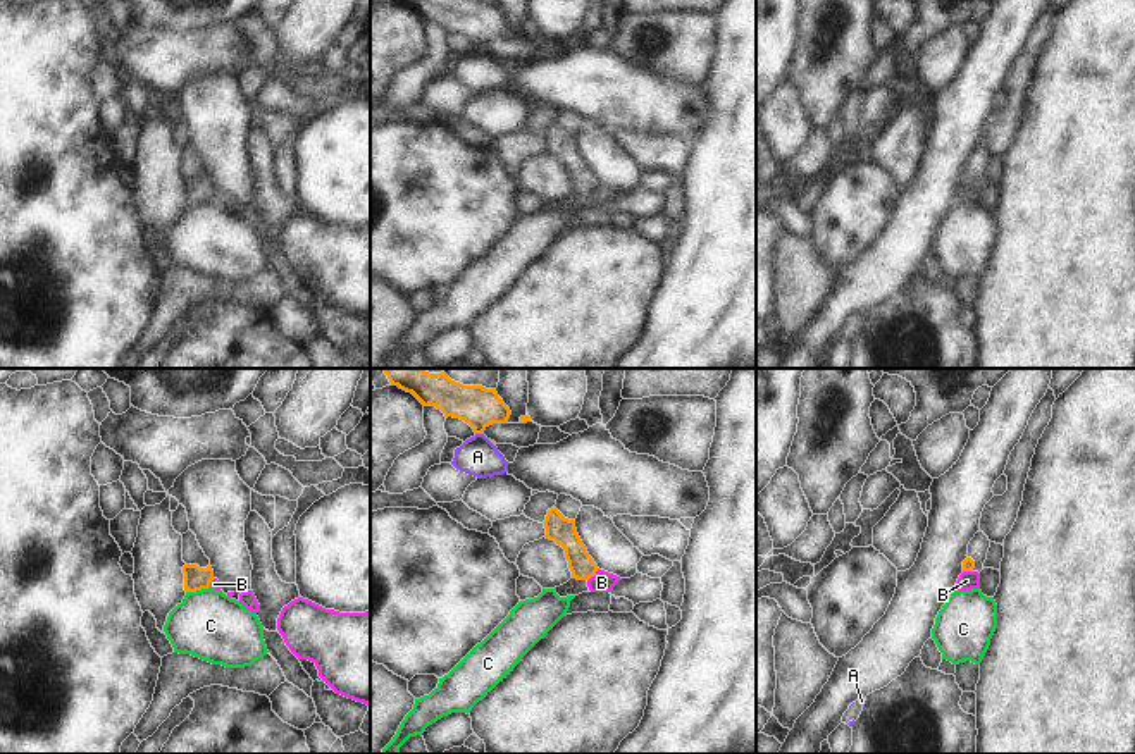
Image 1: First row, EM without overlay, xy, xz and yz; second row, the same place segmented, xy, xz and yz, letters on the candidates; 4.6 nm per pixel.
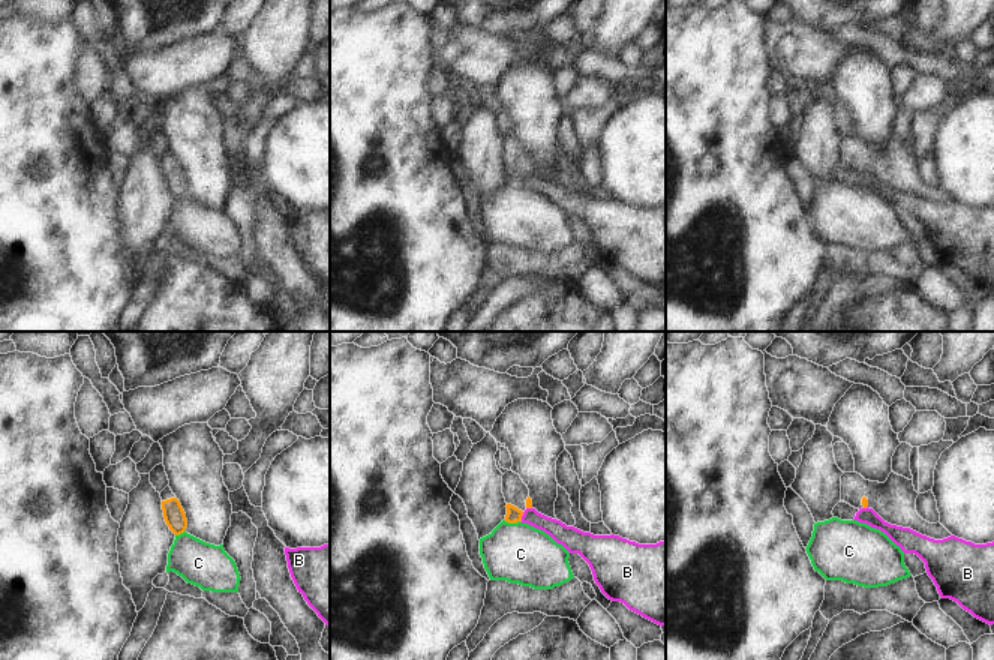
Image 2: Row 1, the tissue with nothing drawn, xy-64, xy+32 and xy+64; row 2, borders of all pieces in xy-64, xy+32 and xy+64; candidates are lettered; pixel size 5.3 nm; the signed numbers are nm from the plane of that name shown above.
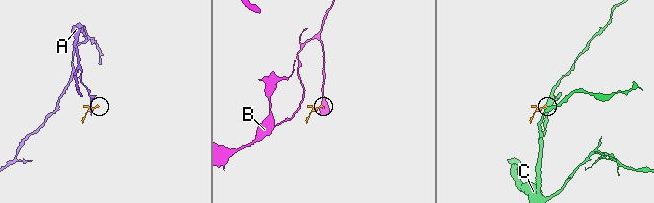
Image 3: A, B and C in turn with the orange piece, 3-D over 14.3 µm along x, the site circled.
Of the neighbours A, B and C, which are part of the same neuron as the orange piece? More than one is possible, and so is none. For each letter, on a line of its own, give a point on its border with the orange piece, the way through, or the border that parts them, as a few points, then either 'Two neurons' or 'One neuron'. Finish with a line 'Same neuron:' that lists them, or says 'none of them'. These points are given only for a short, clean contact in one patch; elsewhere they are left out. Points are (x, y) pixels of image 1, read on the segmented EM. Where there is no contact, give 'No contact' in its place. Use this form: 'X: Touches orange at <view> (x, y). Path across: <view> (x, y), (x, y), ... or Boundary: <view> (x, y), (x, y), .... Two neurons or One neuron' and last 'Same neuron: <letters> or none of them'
A: Touches orange at xz (479, 432). Boundary: xz (476, 432), (483, 434). Two neurons
B: Touches orange at xz (593, 575). Boundary: xz (598, 568), (588, 580). Two neurons
C: Touches orange at xy (197, 589). Boundary: xy (209, 586), (186, 593). Two neurons
Same neuron: none of them.

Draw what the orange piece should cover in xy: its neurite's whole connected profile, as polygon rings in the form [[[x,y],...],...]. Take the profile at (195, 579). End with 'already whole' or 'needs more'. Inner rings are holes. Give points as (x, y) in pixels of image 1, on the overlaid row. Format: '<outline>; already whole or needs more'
[[[191,530],[183,534],[183,561],[186,563],[183,566],[184,590],[196,592],[208,589],[214,580],[214,570]]]; needs more

